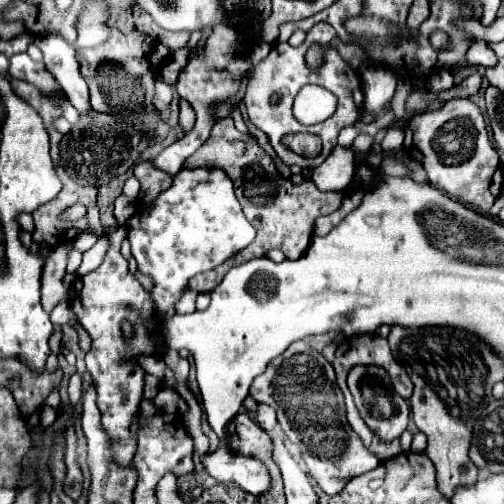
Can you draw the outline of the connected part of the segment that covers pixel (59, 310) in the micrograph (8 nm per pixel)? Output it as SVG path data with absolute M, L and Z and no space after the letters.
M60 302L60 304L52 310L50 318L52 318L52 324L66 326L66 324L72 324L72 320L74 320L74 312L72 312L72 308L70 308L68 302Z

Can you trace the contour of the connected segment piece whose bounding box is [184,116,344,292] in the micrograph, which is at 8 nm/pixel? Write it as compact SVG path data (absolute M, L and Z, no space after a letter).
M230 116L220 118L214 124L210 138L184 164L184 168L196 168L196 166L206 166L206 168L218 166L218 168L226 170L228 178L234 182L236 198L244 210L244 216L252 222L252 226L258 232L256 240L250 246L246 246L246 250L240 250L234 258L226 260L224 264L220 264L214 270L194 276L188 286L196 292L212 292L216 288L216 284L226 276L230 266L238 266L250 258L266 256L270 250L282 250L286 254L286 258L298 260L308 250L308 246L312 242L314 220L318 216L332 214L334 210L338 210L342 204L342 198L344 198L344 192L340 192L340 190L320 192L310 178L306 178L300 184L294 184L292 180L282 180L272 158L258 146L254 136L238 132L234 128L234 120Z

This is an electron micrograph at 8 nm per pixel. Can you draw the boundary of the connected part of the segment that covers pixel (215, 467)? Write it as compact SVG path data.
M220 441L215 452L206 454L204 458L206 472L222 484L234 482L250 494L256 494L256 496L266 494L272 486L266 464L250 456L236 456L236 454L232 456L229 450L225 451L225 447L227 447L226 443Z

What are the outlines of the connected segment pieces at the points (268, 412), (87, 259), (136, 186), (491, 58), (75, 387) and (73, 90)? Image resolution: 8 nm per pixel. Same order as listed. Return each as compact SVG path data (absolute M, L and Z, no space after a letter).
M260 404L260 406L258 406L258 412L256 412L256 422L258 422L266 432L270 432L270 430L276 426L276 410L272 410L270 406Z
M102 236L94 248L90 248L88 252L84 252L82 264L78 266L78 276L88 274L88 272L90 272L90 270L94 270L96 266L100 266L100 262L104 260L106 248L110 248L110 240L108 240L108 236Z
M132 175L124 183L122 193L129 198L136 199L140 191L140 182Z
M474 40L474 44L468 48L468 54L466 54L466 62L468 64L482 64L482 66L494 66L498 62L498 56L486 48L488 42L486 40Z
M78 372L70 378L70 384L68 384L68 394L70 394L72 406L76 406L76 402L82 398L82 376L80 376Z
M50 36L48 40L42 40L36 44L44 54L44 64L50 70L50 74L58 80L62 90L66 92L70 104L80 112L88 114L92 110L90 106L90 94L86 80L82 78L78 70L78 58L76 48L60 40L58 36Z

